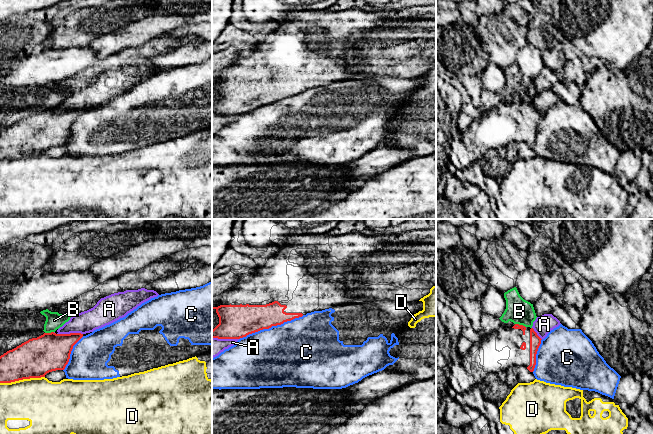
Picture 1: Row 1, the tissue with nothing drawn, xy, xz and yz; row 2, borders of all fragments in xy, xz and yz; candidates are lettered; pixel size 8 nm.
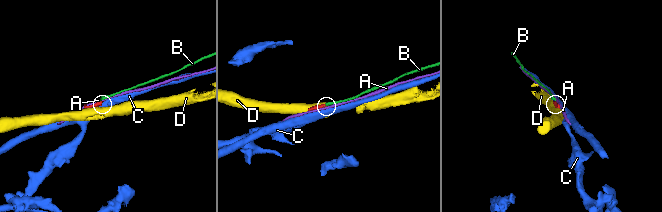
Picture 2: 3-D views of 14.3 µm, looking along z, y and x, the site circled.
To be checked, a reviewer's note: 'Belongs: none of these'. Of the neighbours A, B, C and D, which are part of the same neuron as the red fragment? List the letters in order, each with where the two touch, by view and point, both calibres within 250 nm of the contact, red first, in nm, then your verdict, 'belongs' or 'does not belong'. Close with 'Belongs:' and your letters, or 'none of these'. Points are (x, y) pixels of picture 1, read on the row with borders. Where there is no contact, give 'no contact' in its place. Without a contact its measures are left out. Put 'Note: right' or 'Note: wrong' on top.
Note: right
A: contact xy (70, 333); calibres 300 and 180 nm; does not belong
B: contact yz (520, 325); calibres 50 and 200 nm; does not belong
C: contact xz (271, 326); calibres 260 and 480 nm; does not belong
D: contact xy (22, 379); calibres 300 and 360 nm; does not belong
Belongs: none of these

